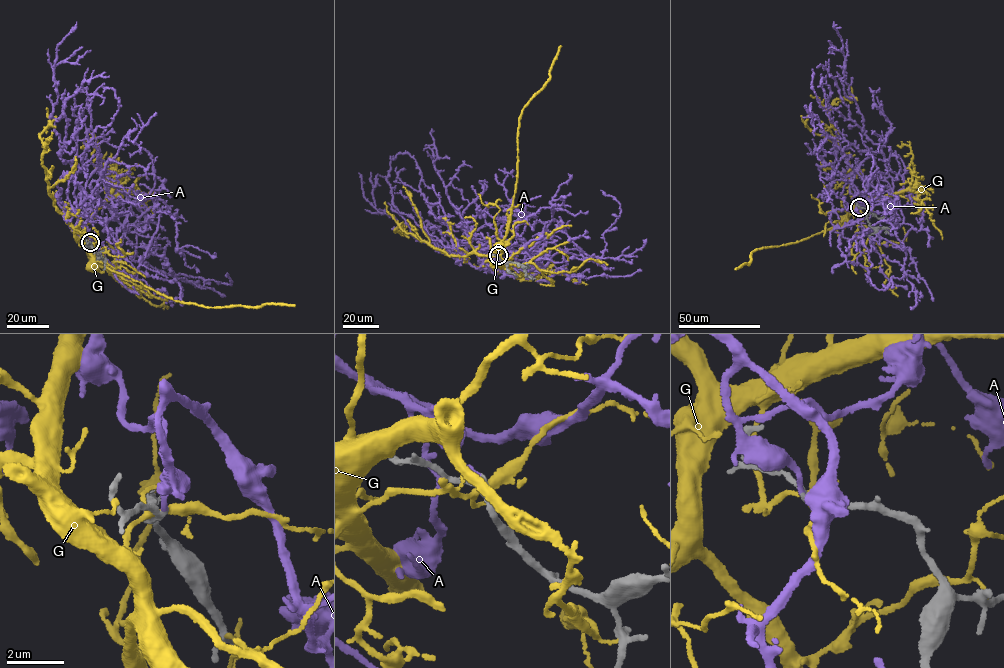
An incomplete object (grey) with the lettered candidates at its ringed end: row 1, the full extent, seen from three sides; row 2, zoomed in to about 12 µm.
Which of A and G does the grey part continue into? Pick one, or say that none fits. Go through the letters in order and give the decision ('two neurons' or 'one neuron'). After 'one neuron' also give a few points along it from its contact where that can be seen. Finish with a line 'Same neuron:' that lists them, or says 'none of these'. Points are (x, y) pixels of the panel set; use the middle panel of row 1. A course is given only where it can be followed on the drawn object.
A: one neuron; course (498, 256), (491, 250), (528, 252), (544, 270), (490, 272), (417, 239), (365, 199), (358, 172)
G: two neurons
Same neuron: A

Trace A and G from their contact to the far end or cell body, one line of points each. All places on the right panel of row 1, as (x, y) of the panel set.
A: (859, 207), (856, 200), (864, 234), (903, 223), (884, 154), (865, 134), (845, 80), (845, 56), (833, 21)
G: (860, 207), (856, 202), (841, 219)

